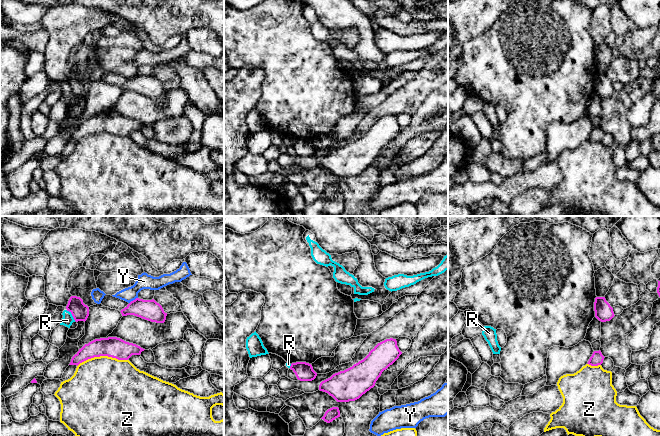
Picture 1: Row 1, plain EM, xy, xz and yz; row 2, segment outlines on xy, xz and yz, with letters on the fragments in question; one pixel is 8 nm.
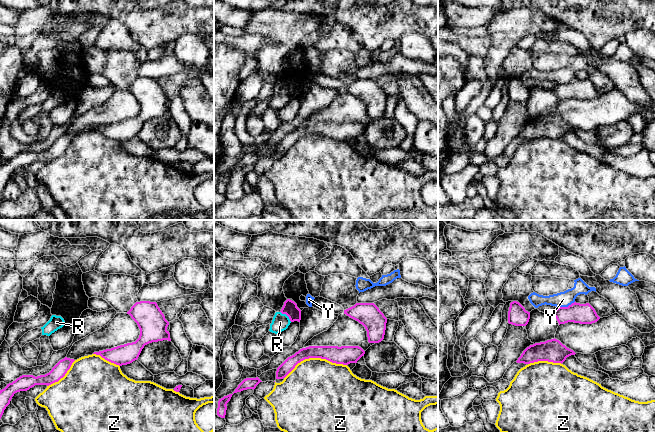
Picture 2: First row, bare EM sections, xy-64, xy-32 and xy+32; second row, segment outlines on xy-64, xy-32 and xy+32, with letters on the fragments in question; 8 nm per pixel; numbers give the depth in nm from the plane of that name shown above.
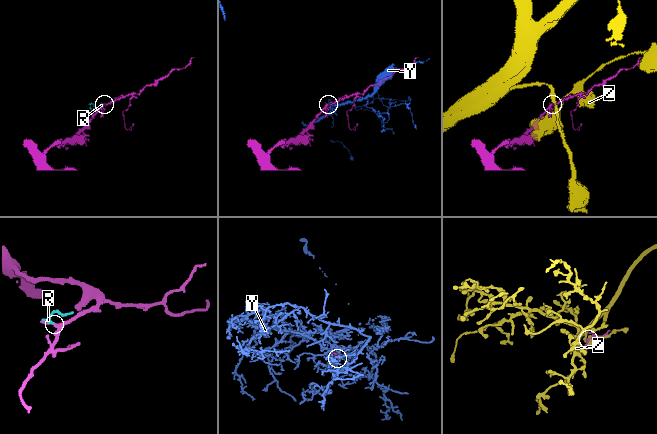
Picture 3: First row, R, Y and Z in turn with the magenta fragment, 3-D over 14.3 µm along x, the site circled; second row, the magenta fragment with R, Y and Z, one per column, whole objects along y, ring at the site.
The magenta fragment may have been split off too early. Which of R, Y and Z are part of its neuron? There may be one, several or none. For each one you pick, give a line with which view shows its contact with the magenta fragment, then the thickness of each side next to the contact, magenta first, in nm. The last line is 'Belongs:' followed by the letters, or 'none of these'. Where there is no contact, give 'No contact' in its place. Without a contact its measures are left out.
Belongs: none of these

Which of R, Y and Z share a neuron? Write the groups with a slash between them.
R / Y / Z

